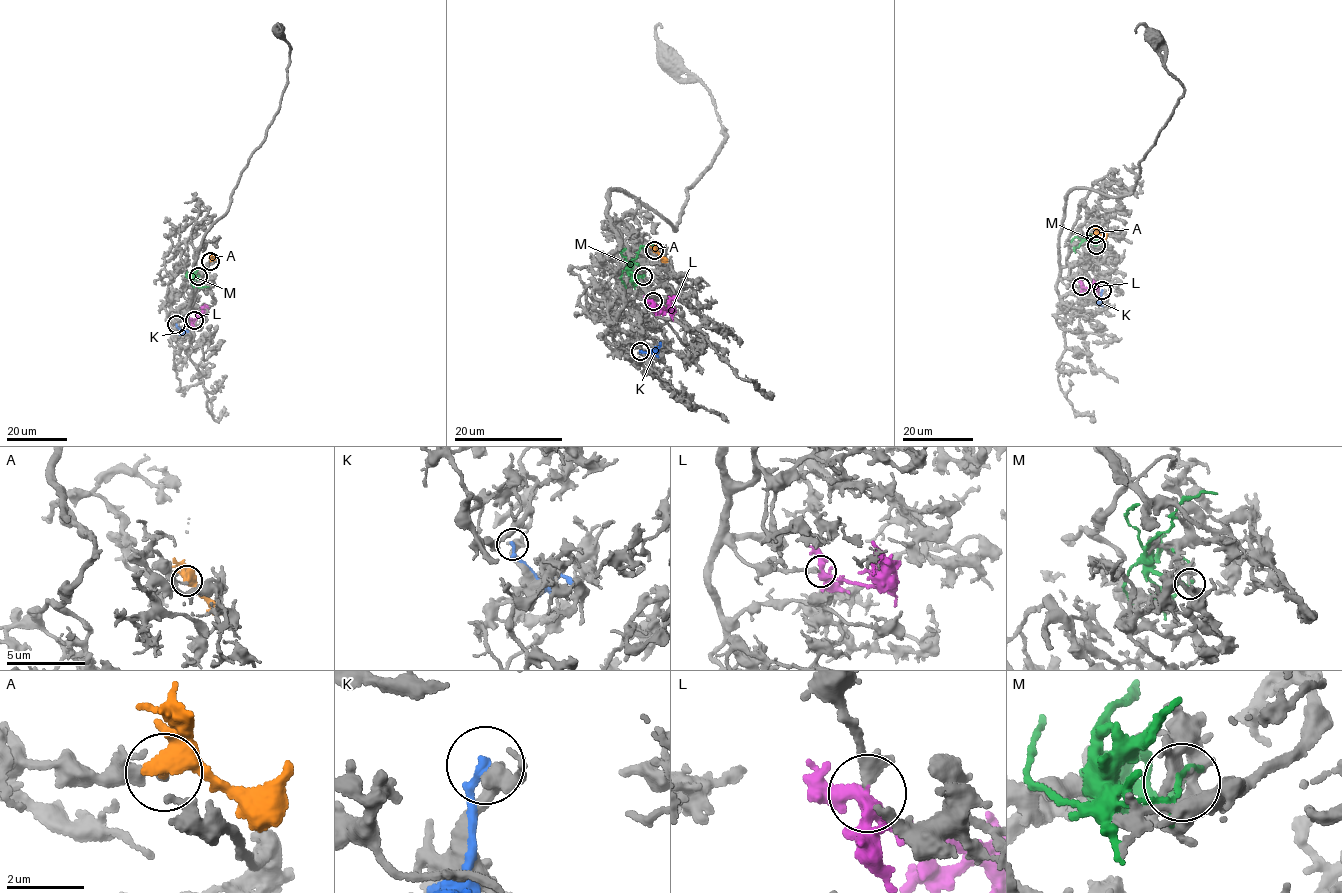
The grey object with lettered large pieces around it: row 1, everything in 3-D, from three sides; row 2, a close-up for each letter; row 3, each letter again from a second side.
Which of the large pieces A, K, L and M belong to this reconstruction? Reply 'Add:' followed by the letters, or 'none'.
Add: L

